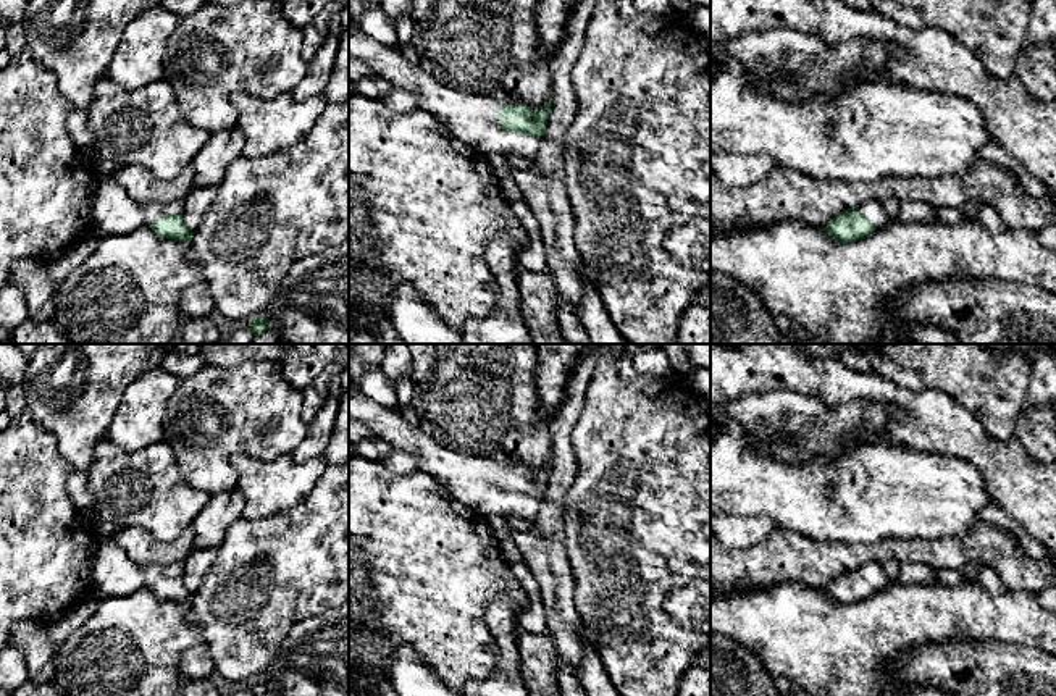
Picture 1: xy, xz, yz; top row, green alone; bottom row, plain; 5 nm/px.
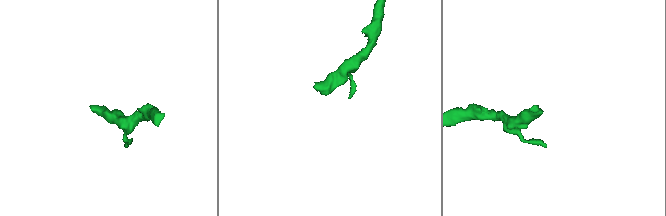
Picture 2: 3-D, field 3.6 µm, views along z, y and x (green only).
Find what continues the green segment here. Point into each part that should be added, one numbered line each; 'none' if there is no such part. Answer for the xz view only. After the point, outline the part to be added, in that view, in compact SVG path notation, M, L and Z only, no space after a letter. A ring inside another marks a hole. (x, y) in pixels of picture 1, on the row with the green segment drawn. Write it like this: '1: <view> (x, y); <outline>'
1: xz (473, 120); M360 29L349 32L349 57L365 61L379 78L389 81L392 89L413 94L418 99L420 110L434 115L457 139L483 158L488 155L534 158L544 142L544 136L526 136L501 129L497 121L499 102L441 86L420 65L409 63L397 48L376 42Z

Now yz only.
1: yz (872, 210); M867 200L857 205L859 212L874 224L875 229L888 223L885 205L877 200Z

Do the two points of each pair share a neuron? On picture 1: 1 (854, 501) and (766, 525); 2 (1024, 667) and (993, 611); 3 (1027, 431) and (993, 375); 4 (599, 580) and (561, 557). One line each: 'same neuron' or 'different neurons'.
1: different neurons
2: different neurons
3: different neurons
4: different neurons

